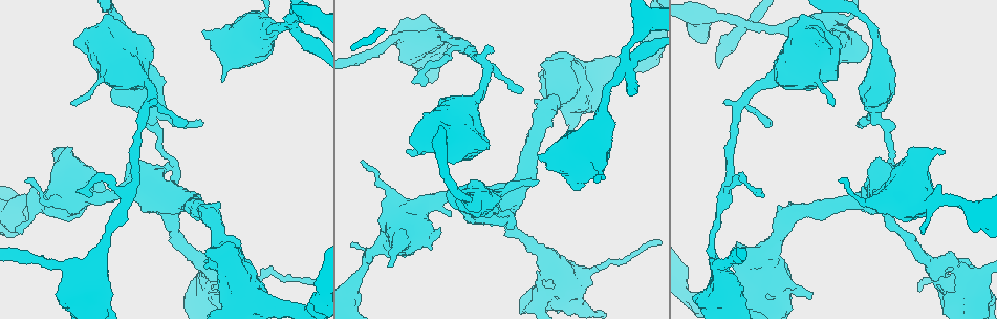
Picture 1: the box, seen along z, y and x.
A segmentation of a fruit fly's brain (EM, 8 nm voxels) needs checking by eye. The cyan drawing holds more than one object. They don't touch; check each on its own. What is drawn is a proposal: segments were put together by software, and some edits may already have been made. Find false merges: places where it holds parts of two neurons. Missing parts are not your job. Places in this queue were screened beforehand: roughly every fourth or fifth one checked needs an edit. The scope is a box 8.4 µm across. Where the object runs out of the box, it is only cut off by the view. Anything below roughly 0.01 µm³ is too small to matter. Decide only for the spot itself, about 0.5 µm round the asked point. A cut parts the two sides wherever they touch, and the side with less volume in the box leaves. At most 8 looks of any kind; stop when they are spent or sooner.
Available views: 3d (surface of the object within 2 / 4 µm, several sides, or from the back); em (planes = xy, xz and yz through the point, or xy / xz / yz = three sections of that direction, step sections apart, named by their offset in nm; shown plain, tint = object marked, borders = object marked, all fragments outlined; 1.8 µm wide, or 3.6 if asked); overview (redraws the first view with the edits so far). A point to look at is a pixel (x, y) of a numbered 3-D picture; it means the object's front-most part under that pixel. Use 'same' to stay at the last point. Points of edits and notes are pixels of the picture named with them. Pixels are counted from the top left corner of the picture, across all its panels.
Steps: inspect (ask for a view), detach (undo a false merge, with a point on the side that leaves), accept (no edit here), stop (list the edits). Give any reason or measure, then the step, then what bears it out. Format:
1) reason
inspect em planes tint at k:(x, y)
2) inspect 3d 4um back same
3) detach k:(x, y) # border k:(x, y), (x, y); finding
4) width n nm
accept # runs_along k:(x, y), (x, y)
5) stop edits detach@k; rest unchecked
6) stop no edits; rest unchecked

two arms in line, one across
inspect em planes tint at 1:(464, 45)

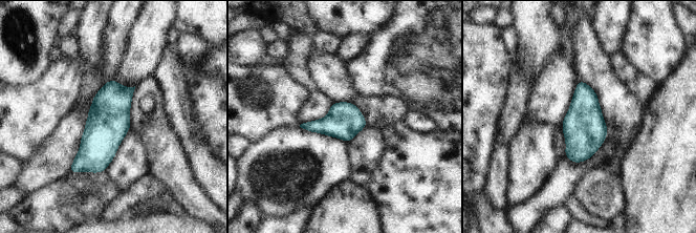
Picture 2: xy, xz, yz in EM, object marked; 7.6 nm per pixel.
width 280 nm
accept # one neuron here

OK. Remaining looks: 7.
sudden change in width
inspect 3d 2um at 1:(713, 255)

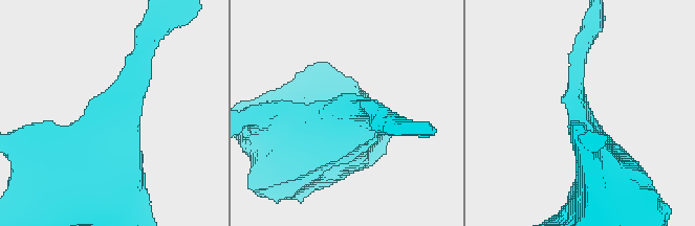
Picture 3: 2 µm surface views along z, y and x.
arms 3; arm_widths 200, 280, 500 nm; shape alone is not enough
inspect em planes plain at 3:(107, 114)

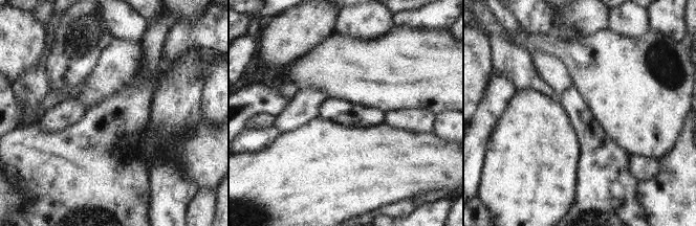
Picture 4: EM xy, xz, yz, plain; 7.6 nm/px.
where the object lies
inspect em planes tint same

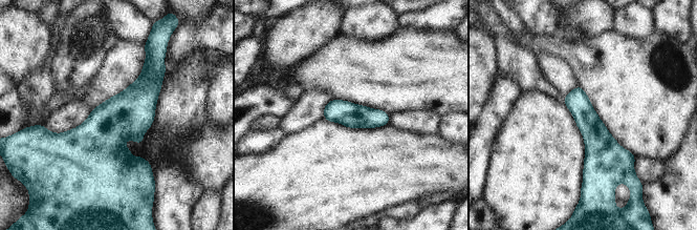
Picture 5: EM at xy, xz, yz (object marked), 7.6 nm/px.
accept # one neuron here

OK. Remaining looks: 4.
calibre changes
inspect em yz step 4 tint at 1:(564, 74)

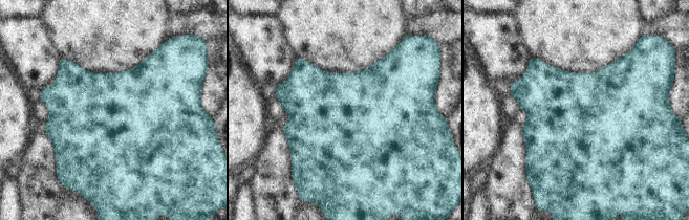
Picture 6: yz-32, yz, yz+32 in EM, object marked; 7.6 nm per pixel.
inspect em planes tint same

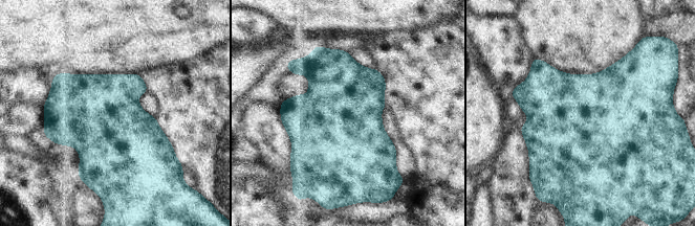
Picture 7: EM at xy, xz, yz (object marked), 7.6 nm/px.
accept # one neuron here

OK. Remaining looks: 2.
four-way junction
inspect em xy step 8 borders at 1:(624, 69)

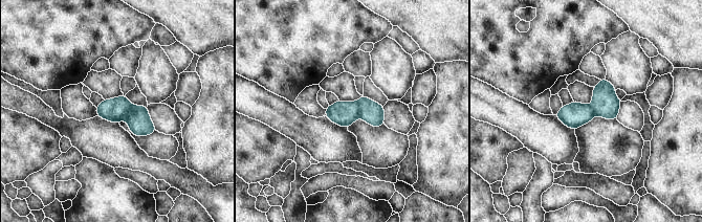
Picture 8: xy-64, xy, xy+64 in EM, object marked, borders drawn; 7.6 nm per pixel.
detach 8:(373, 113) # two neurons meet here

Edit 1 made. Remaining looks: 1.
stop edits detach@8; rest unchecked

